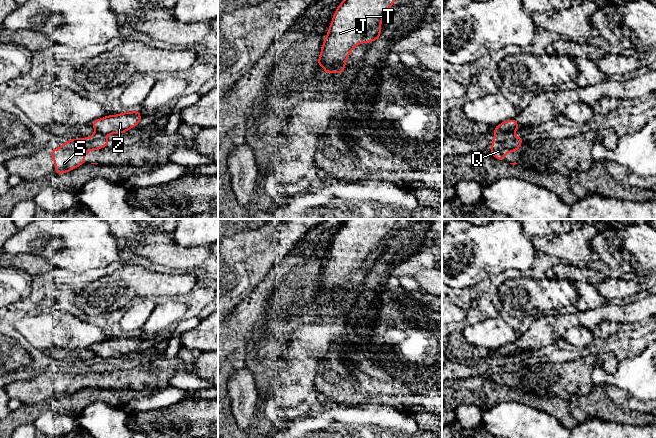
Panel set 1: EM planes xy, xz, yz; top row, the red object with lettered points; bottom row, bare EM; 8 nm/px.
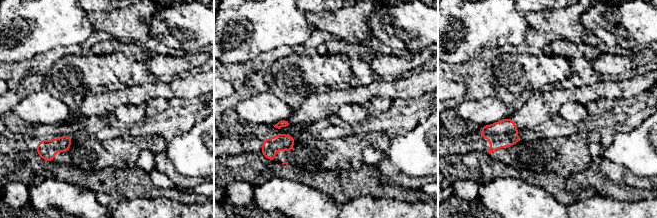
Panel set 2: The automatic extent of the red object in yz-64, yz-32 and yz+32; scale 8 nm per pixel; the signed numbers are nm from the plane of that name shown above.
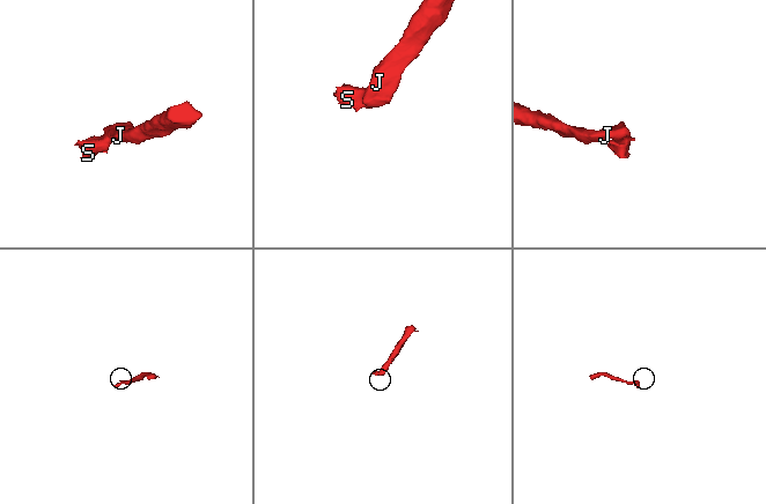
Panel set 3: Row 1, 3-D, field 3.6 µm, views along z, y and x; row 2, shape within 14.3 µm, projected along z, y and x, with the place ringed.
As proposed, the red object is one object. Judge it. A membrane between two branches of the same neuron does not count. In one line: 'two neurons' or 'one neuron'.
two neurons

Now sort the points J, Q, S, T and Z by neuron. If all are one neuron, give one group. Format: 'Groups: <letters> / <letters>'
Groups: J T Z / Q S

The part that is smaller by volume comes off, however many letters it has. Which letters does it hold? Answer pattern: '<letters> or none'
Q, S

